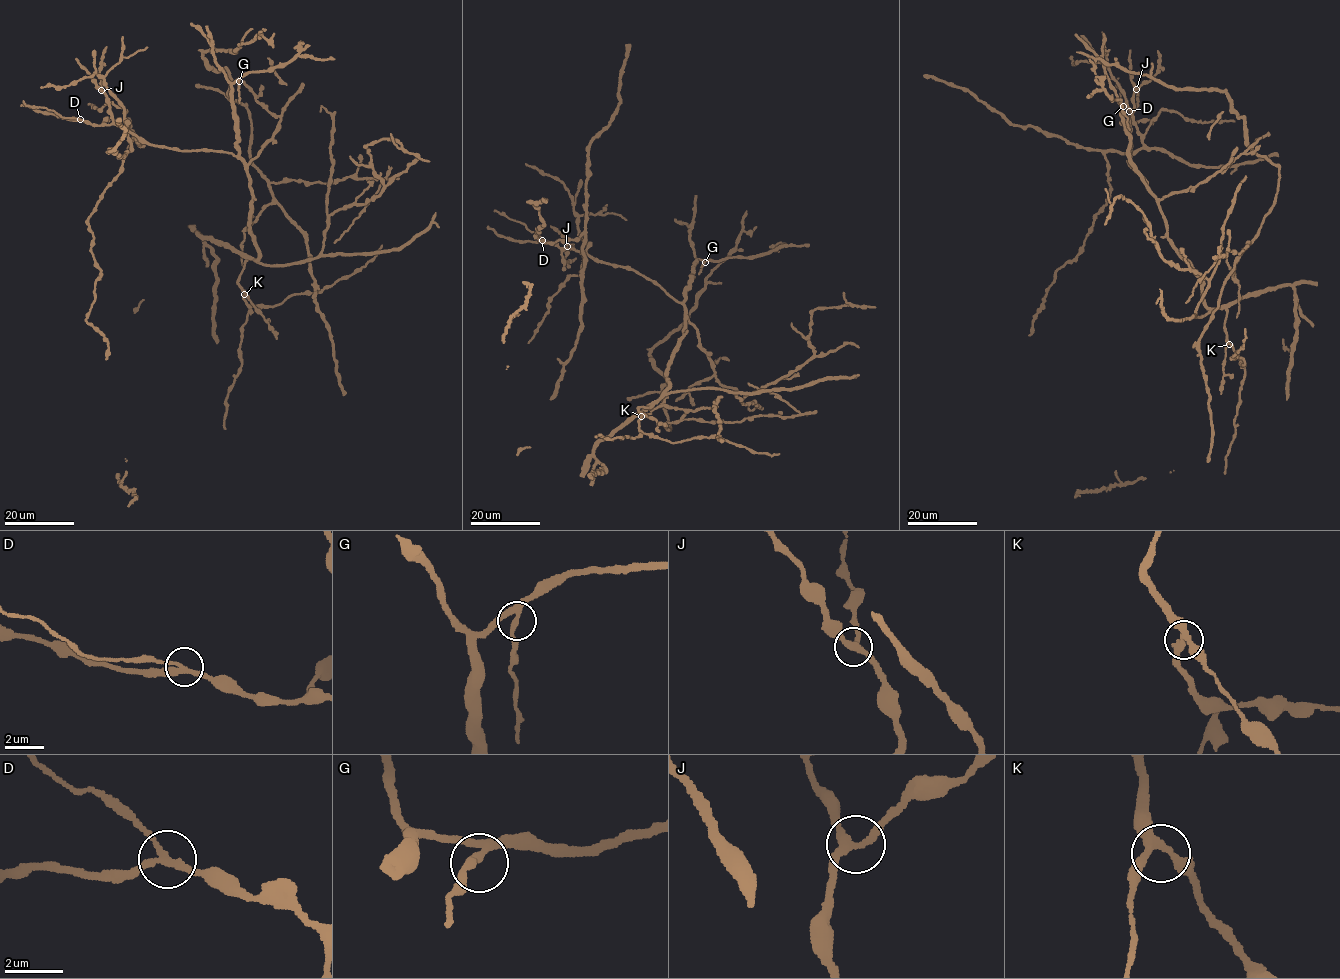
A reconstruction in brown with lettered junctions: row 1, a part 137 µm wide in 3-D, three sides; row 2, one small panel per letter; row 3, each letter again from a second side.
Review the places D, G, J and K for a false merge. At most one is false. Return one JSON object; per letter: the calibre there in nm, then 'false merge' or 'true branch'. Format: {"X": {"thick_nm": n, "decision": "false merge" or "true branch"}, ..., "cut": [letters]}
{"D": {"thick_nm": 200, "decision": "false merge"}, "G": {"thick_nm": 190, "decision": "true branch"}, "J": {"thick_nm": 280, "decision": "true branch"}, "K": {"thick_nm": 240, "decision": "true branch"}, "cut": ["D"]}

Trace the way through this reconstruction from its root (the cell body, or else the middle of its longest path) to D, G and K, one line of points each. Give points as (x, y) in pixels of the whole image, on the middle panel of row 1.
D: (669, 364), (686, 326), (686, 310), (681, 303), (632, 269), (596, 261), (578, 250), (559, 248), (542, 240)
G: (669, 364), (684, 335), (687, 315), (684, 304), (690, 275), (697, 259), (705, 262)
K: (669, 364), (667, 388), (653, 406), (638, 409), (641, 416)

